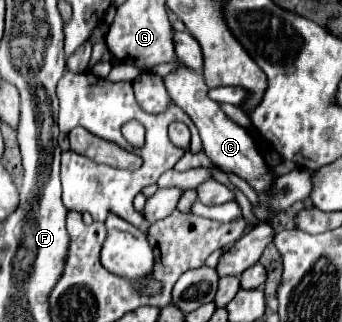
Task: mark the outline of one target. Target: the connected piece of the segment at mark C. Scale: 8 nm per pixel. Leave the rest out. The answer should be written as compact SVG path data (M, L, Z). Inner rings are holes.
M180 67L178 71L170 73L166 79L166 89L170 93L170 99L182 107L190 119L194 121L194 125L198 127L200 131L200 137L202 137L202 145L204 145L204 153L222 169L222 171L232 171L236 173L238 177L242 177L244 181L248 181L254 191L270 191L272 189L272 183L276 179L276 175L266 167L264 159L260 157L258 149L256 149L256 143L252 141L252 137L248 135L248 131L240 125L236 125L234 121L230 121L222 109L208 97L208 87L202 79L202 73L200 71L194 71L194 69L188 69L188 67Z

